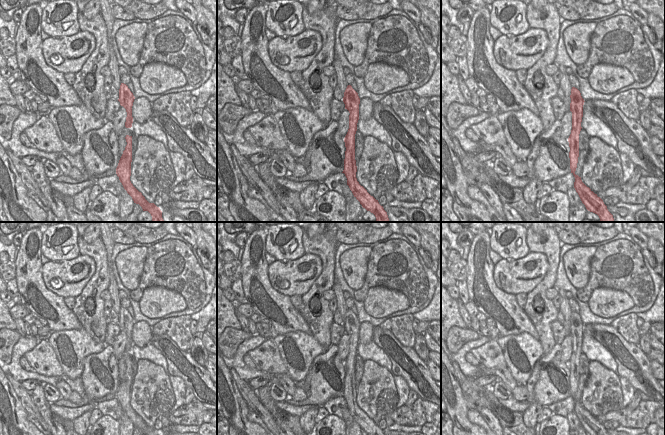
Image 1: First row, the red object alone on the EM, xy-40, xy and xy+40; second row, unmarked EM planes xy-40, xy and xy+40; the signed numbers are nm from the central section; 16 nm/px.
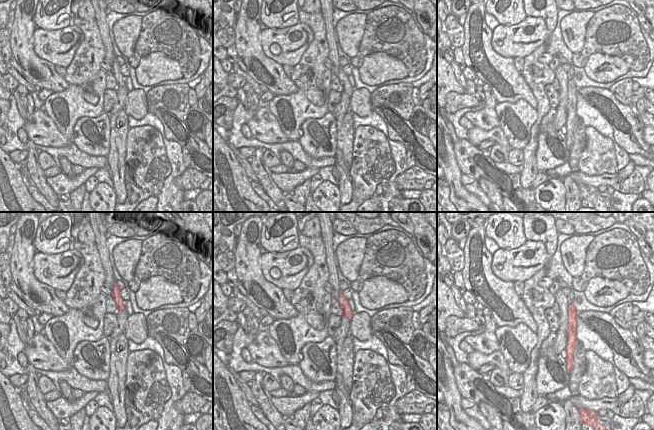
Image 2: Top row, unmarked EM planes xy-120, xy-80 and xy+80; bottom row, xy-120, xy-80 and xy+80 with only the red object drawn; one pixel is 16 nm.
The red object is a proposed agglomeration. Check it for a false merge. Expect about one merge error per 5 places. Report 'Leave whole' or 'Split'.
Leave whole.

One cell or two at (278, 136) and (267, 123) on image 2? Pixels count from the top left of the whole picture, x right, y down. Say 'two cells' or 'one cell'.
one cell

